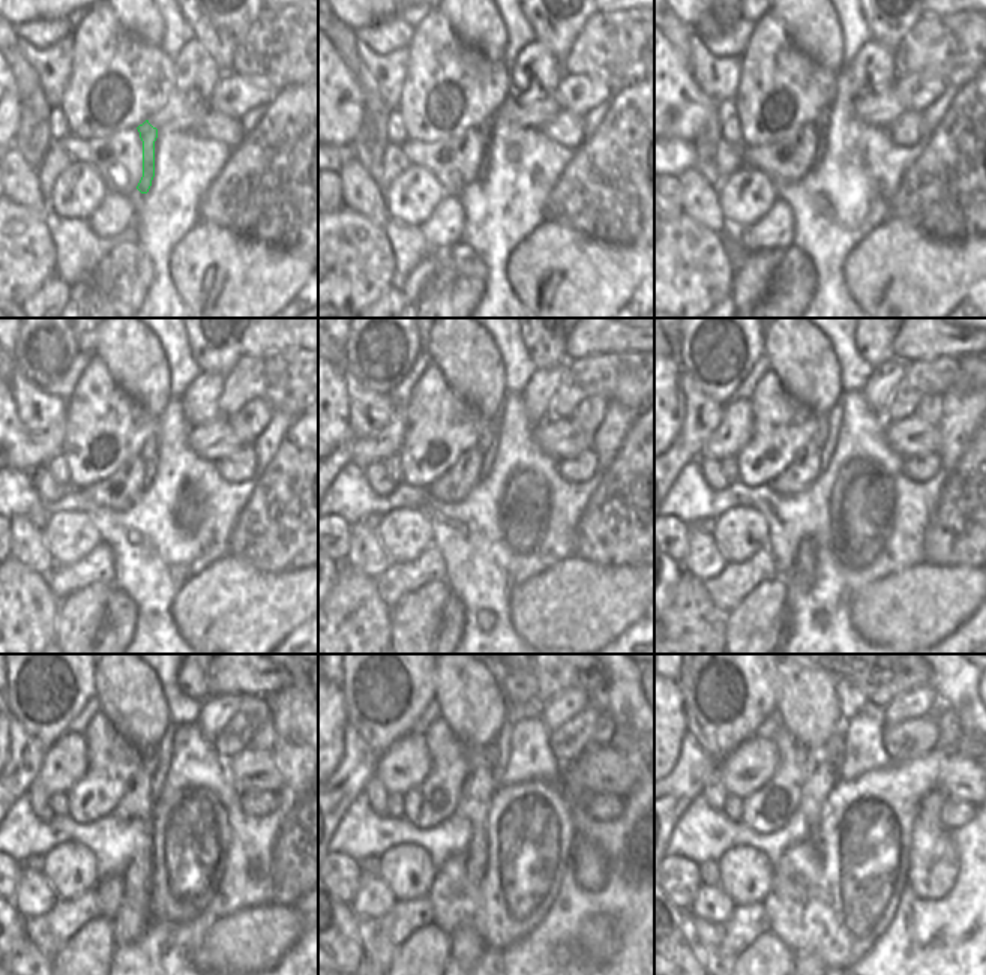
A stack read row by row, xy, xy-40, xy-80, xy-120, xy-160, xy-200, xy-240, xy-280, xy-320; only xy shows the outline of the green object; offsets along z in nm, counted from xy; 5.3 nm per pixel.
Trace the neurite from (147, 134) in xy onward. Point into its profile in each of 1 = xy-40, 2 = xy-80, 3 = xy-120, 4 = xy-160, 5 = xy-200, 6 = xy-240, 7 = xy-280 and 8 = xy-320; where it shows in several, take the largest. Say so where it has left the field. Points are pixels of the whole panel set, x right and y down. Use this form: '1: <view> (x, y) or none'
1: xy-40 (486, 131)
2: xy-80 (821, 146)
3: xy-120 (150, 467)
4: xy-160 (491, 452)
5: xy-200 (835, 416)
6: xy-240 (164, 752)
7: xy-280 (497, 752)
8: xy-320 (835, 746)

